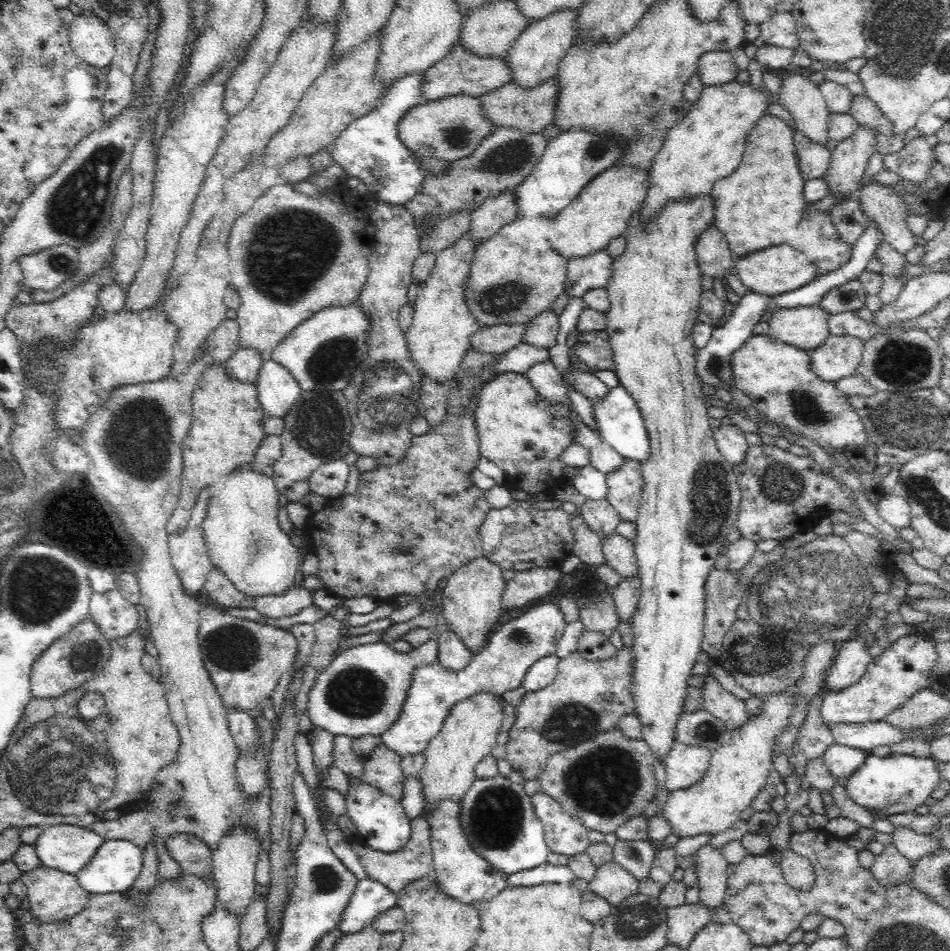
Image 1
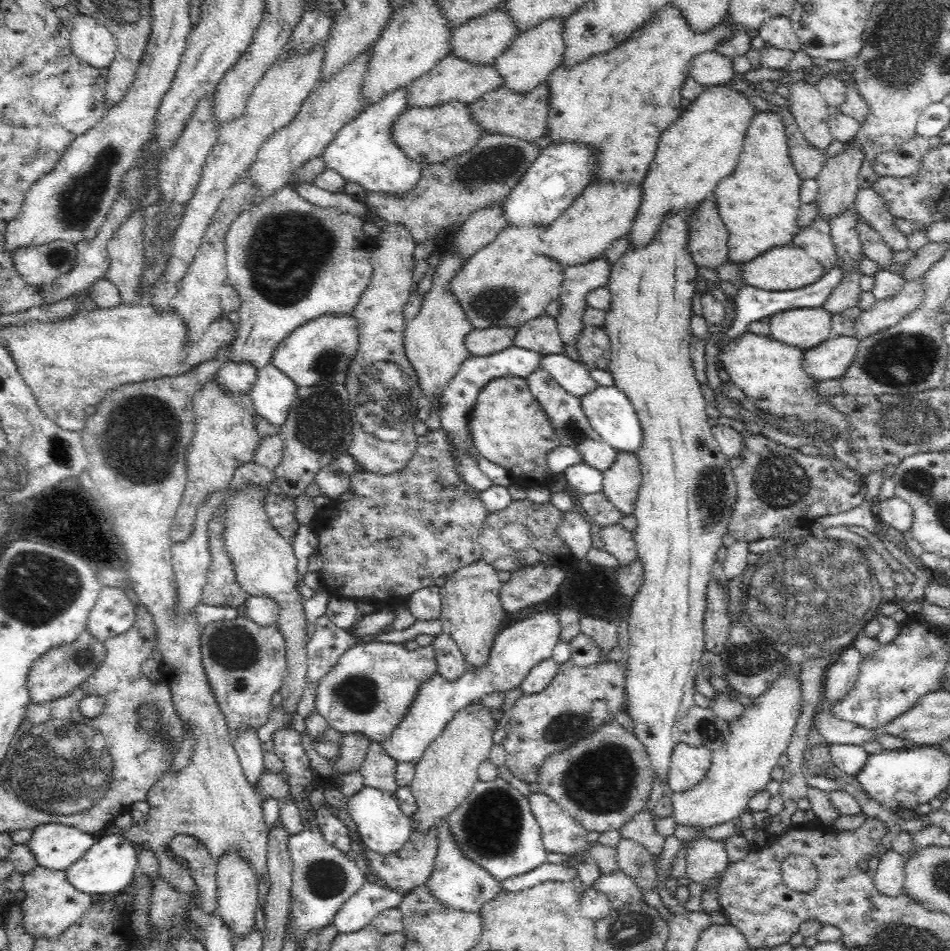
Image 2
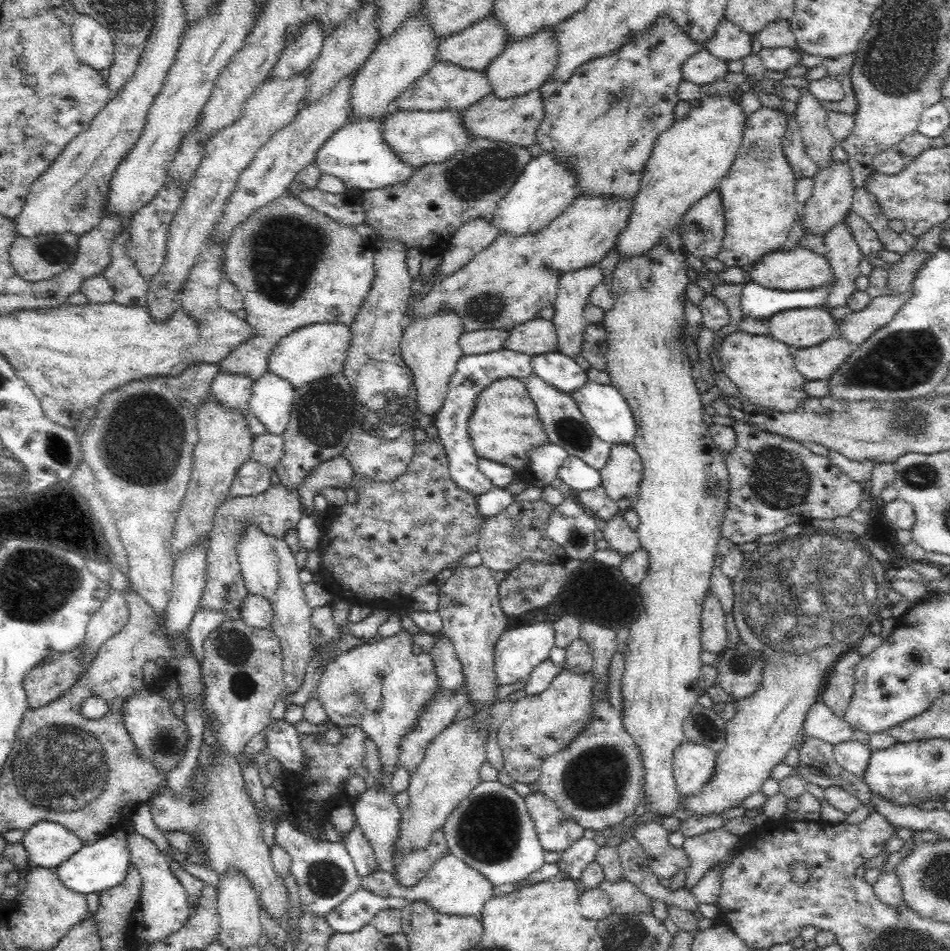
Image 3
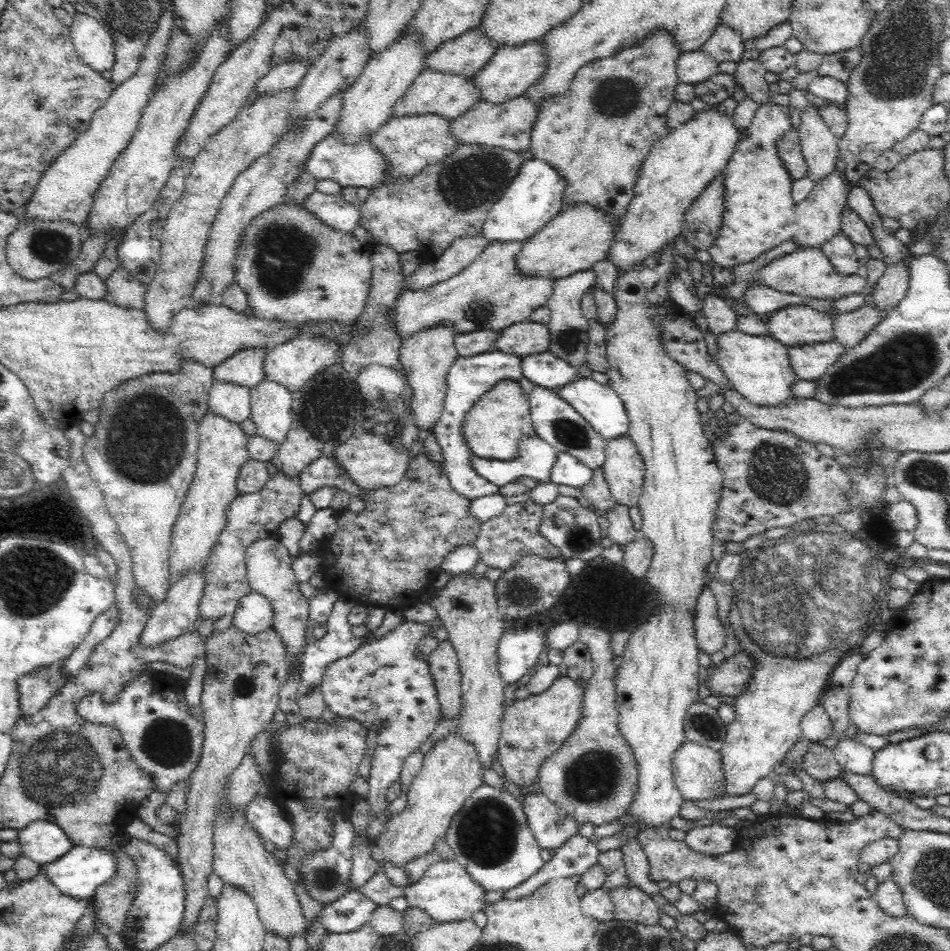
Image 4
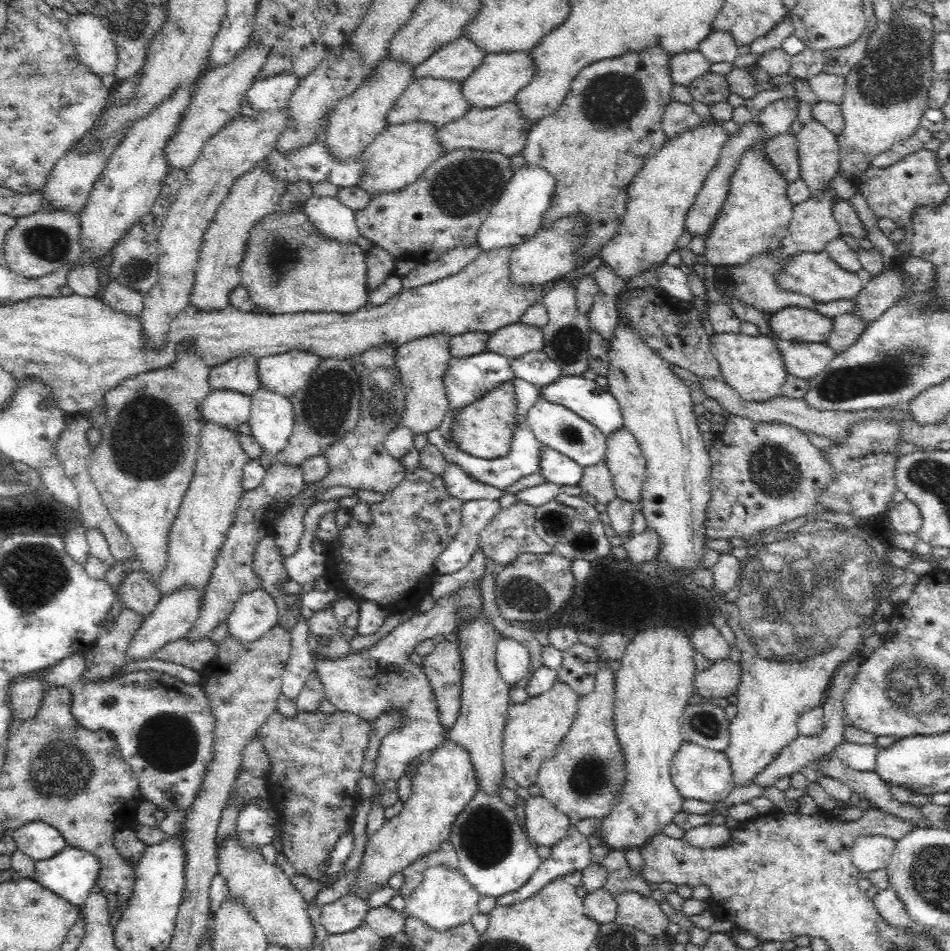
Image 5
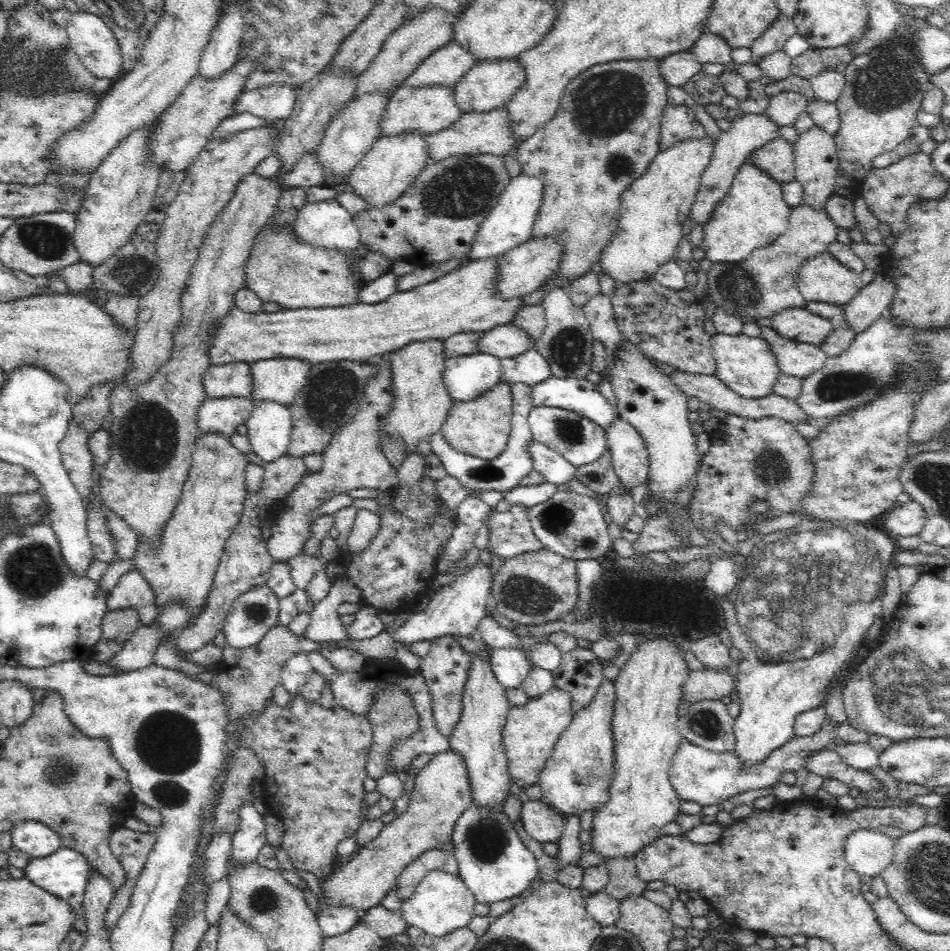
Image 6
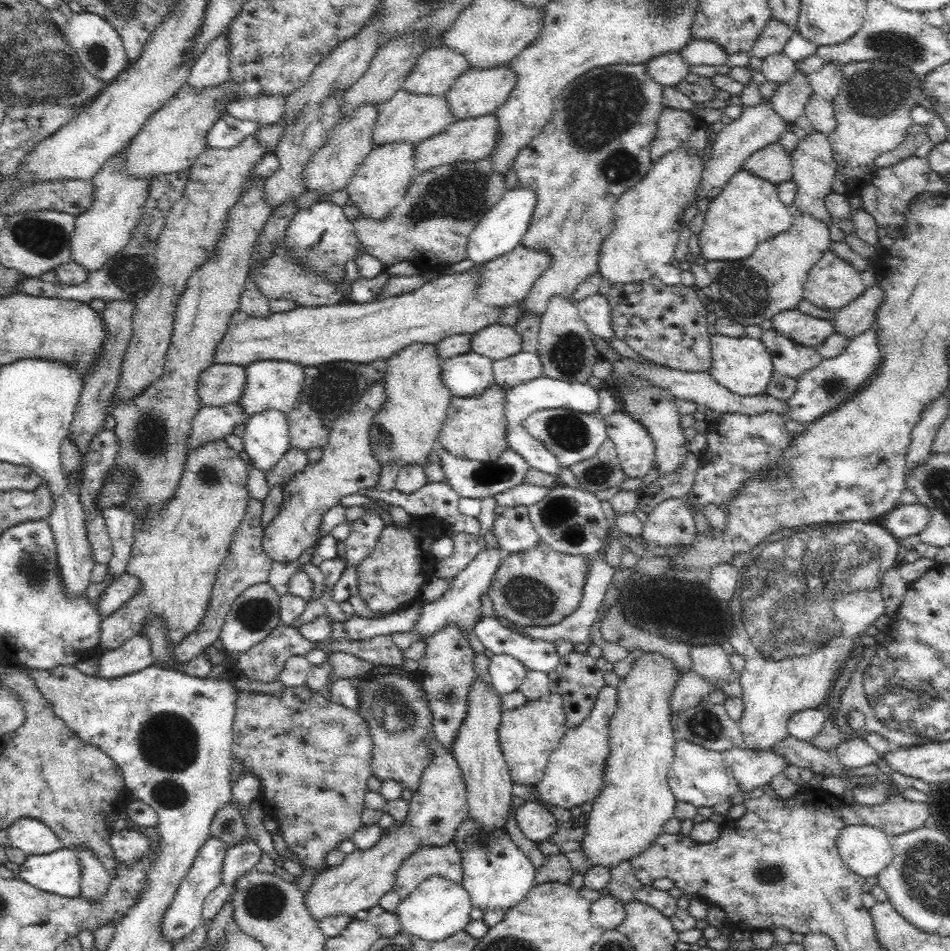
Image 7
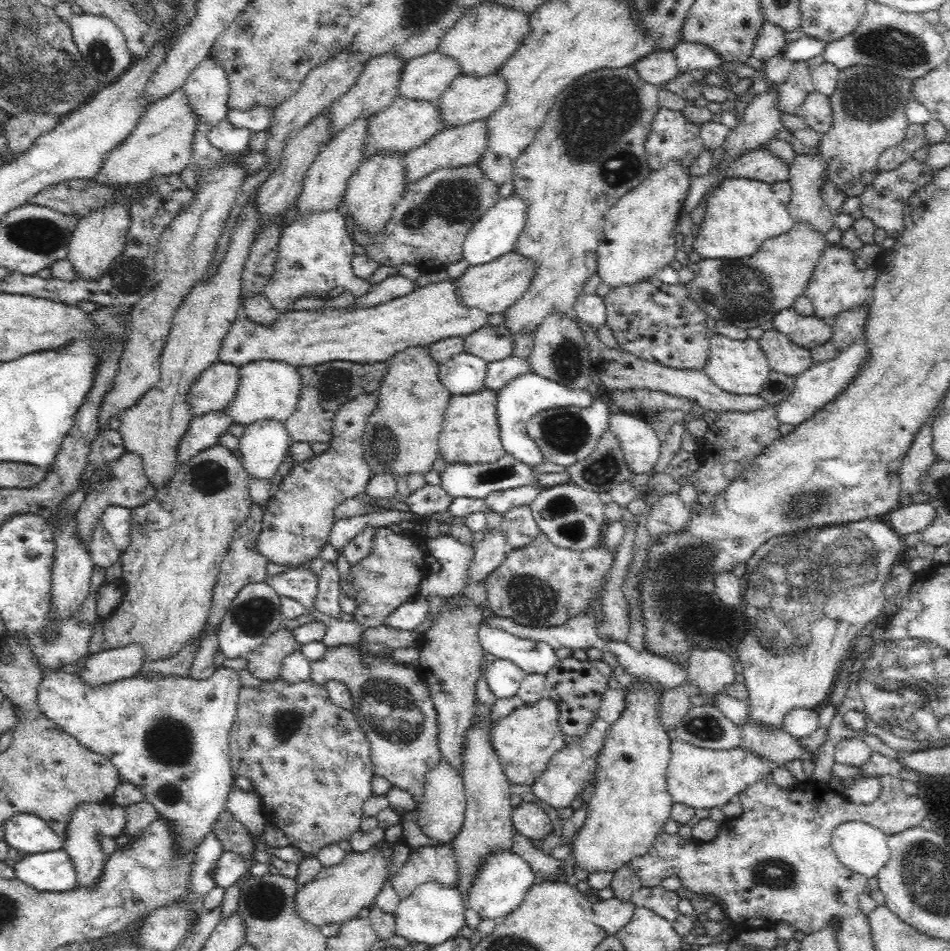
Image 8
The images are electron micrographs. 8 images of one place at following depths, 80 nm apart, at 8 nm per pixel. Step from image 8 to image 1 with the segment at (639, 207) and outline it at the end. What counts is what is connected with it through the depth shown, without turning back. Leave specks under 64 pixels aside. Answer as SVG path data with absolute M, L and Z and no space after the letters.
M732 81L726 84L720 83L715 86L705 87L698 101L688 110L686 116L674 124L668 130L658 155L654 158L650 175L650 186L648 186L642 204L642 220L648 224L653 215L657 213L666 203L677 199L692 199L698 195L710 195L714 183L721 178L733 174L734 170L741 164L748 132L755 126L761 117L767 114L768 98L762 92L748 86Z

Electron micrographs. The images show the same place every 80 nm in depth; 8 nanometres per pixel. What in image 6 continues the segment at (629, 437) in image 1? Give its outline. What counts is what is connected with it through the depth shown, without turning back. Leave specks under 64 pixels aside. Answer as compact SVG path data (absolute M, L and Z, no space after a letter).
M550 376L530 387L530 408L560 407L571 410L602 426L611 425L618 415L606 398L598 392L596 385L584 378L556 378Z

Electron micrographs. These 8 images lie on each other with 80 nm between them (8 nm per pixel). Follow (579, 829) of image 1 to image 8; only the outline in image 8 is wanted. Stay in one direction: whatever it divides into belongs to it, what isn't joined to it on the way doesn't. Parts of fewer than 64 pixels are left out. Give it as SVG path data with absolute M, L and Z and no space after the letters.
M522 800L513 808L511 817L515 832L531 841L544 839L553 831L550 817L531 801Z

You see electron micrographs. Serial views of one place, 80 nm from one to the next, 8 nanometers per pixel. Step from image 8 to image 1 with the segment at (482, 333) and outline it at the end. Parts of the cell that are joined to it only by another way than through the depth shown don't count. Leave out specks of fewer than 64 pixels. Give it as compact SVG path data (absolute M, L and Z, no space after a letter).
M544 311L524 325L520 342L532 347L550 350L556 343L559 333L559 316L553 311Z

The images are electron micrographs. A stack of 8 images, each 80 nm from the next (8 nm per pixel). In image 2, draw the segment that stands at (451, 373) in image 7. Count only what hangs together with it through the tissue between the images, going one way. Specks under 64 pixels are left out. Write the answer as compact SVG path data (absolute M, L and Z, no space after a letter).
M514 345L509 346L500 352L491 354L490 356L474 356L470 355L459 367L458 373L450 379L441 396L439 417L440 429L444 431L444 435L448 437L452 449L454 449L454 461L456 461L456 473L460 480L464 481L470 488L484 492L492 486L492 481L482 473L479 467L474 447L469 435L469 418L473 406L480 391L495 378L504 378L506 376L526 378L538 368L538 360L540 354L532 351L518 348Z

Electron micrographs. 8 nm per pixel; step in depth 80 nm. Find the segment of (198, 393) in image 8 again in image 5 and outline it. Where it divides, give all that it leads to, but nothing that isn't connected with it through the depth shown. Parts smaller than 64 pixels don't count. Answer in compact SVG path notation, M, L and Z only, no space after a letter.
M240 355L218 367L210 367L208 385L211 391L230 390L251 397L261 387L257 361L253 355Z

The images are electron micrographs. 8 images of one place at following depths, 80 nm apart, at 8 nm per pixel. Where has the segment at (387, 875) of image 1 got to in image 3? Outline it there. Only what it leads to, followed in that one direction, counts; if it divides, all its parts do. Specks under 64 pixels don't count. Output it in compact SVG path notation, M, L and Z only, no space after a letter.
M436 831L432 835L430 846L408 854L394 855L395 870L399 874L397 882L407 888L418 884L418 881L432 868L432 864L449 850L444 833Z

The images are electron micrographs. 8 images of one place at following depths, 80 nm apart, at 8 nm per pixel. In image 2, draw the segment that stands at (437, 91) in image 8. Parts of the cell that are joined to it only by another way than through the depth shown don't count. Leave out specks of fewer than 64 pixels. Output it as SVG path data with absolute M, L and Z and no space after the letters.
M499 6L496 10L469 19L463 25L454 28L448 40L448 54L456 54L456 57L464 58L464 61L476 65L491 64L510 46L510 42L519 33L507 10Z

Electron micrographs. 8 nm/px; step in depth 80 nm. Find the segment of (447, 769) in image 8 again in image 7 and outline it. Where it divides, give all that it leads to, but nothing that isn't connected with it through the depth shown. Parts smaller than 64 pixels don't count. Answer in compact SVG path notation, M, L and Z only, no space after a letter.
M438 753L424 769L420 786L409 802L409 809L406 822L383 832L376 846L369 850L355 849L338 866L327 867L315 875L309 890L303 895L304 905L316 921L335 915L347 915L354 920L357 912L378 905L380 897L393 890L396 870L416 848L438 849L453 842L457 827L468 816L468 803L463 774L452 754Z

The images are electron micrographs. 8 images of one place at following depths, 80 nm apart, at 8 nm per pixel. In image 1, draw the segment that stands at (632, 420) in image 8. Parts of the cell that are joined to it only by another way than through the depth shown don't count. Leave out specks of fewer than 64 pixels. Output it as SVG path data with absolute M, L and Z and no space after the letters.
M623 458L618 469L606 474L606 499L623 521L635 522L644 481L641 463Z

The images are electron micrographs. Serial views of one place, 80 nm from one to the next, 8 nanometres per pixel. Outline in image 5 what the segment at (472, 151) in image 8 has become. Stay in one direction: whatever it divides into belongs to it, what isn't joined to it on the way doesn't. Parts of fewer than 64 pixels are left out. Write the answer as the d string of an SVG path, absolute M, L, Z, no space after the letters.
M514 101L498 107L471 107L463 118L438 128L439 145L443 153L450 154L456 150L496 151L508 158L521 154L528 135L527 124L522 118L522 111Z

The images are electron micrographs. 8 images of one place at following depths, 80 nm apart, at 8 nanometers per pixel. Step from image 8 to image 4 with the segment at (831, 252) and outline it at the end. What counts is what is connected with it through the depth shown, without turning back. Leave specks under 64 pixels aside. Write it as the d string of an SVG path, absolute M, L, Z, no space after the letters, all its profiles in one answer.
M797 248L780 258L774 259L758 271L761 280L770 288L810 298L824 298L836 300L851 294L861 294L865 285L865 278L854 274L840 274L821 248Z

